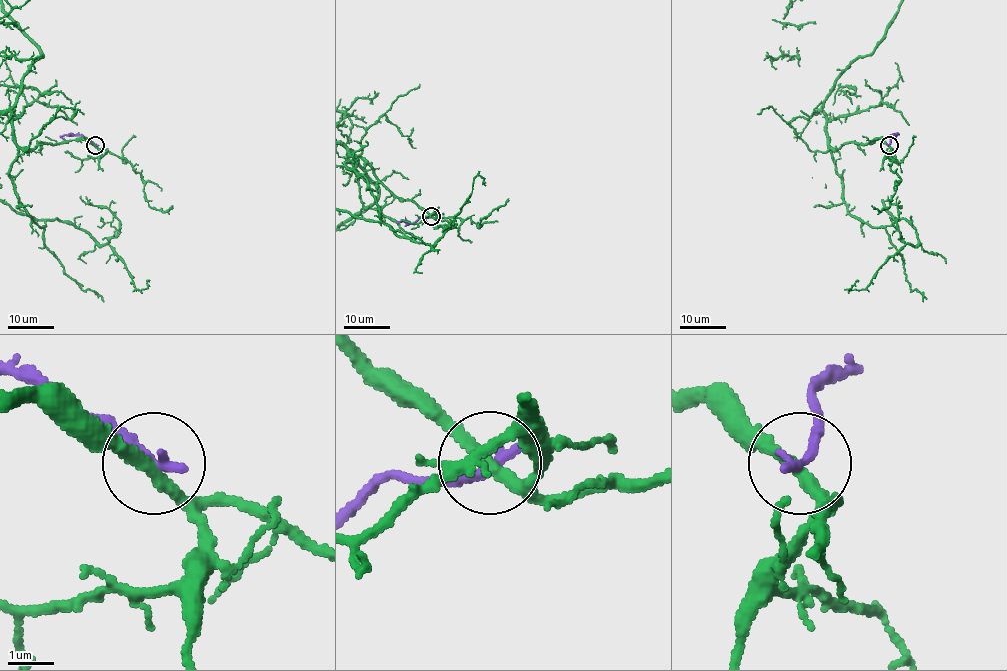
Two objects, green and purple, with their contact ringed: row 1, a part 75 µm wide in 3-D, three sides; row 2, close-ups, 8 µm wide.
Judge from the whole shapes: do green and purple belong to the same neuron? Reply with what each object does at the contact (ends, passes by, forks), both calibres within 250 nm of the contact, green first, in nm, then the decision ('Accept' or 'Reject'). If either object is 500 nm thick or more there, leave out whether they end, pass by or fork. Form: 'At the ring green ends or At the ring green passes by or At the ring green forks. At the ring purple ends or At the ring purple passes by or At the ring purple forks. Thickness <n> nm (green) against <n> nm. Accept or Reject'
At the ring green passes by. At the ring purple ends. Thickness 260 nm (green) against 280 nm. Reject

